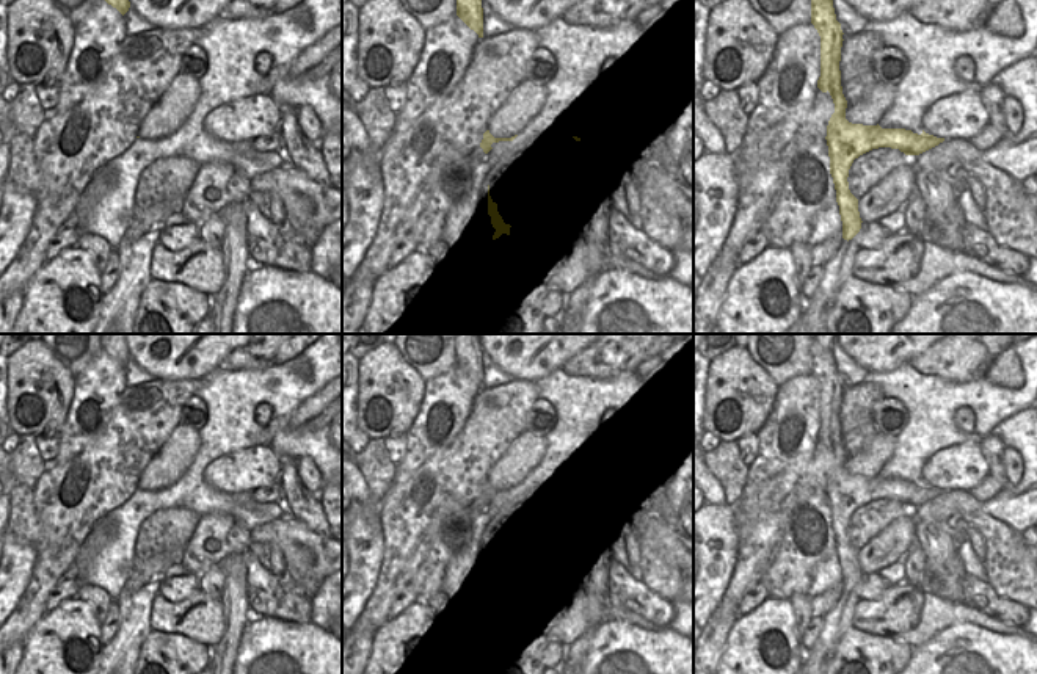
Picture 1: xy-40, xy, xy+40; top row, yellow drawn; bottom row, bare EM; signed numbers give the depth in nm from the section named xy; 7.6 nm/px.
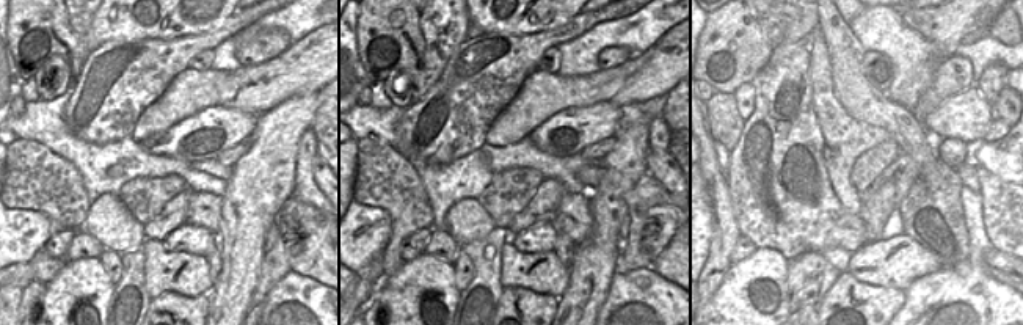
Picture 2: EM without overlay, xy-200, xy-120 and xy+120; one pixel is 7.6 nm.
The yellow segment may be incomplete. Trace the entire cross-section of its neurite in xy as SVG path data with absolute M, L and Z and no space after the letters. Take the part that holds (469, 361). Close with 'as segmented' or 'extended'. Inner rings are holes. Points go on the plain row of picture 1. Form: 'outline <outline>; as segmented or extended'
outline M457 334L453 340L457 350L457 367L483 389L483 359L478 334Z; as segmented

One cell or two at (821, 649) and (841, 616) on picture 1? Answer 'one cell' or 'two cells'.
one cell

